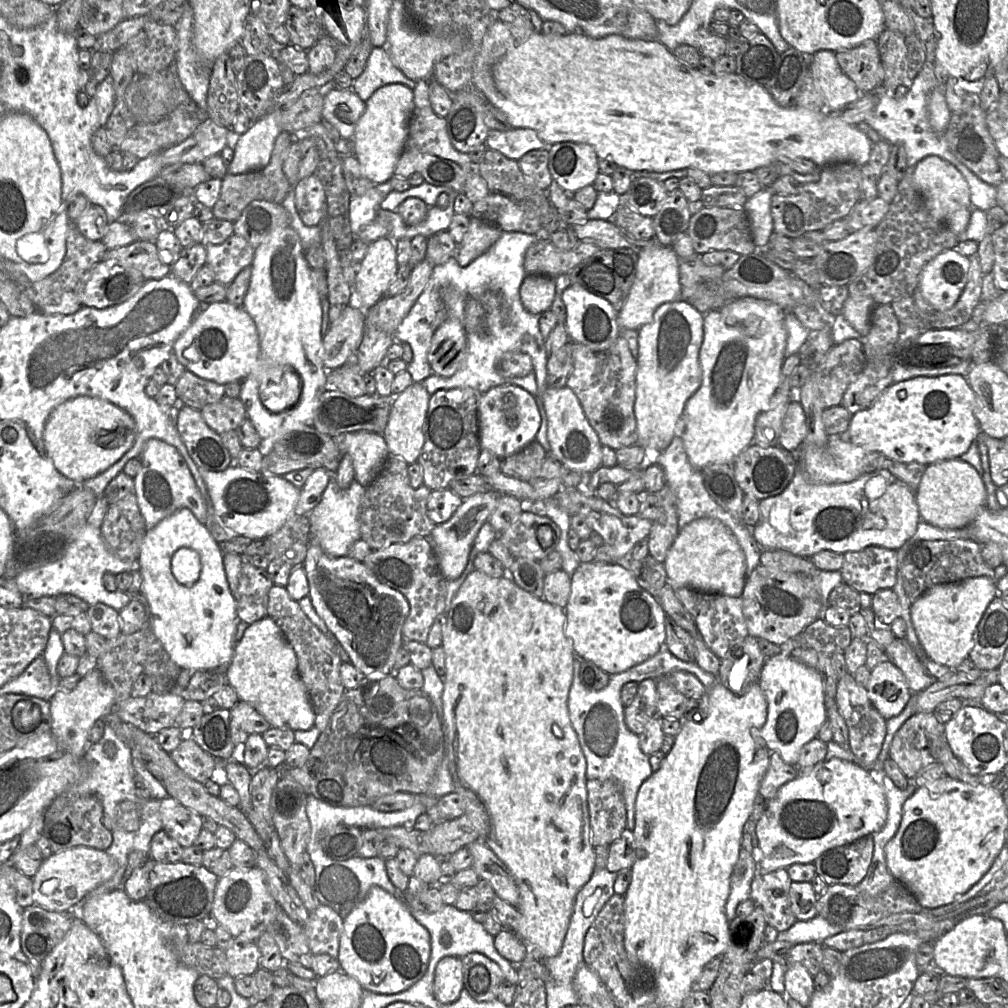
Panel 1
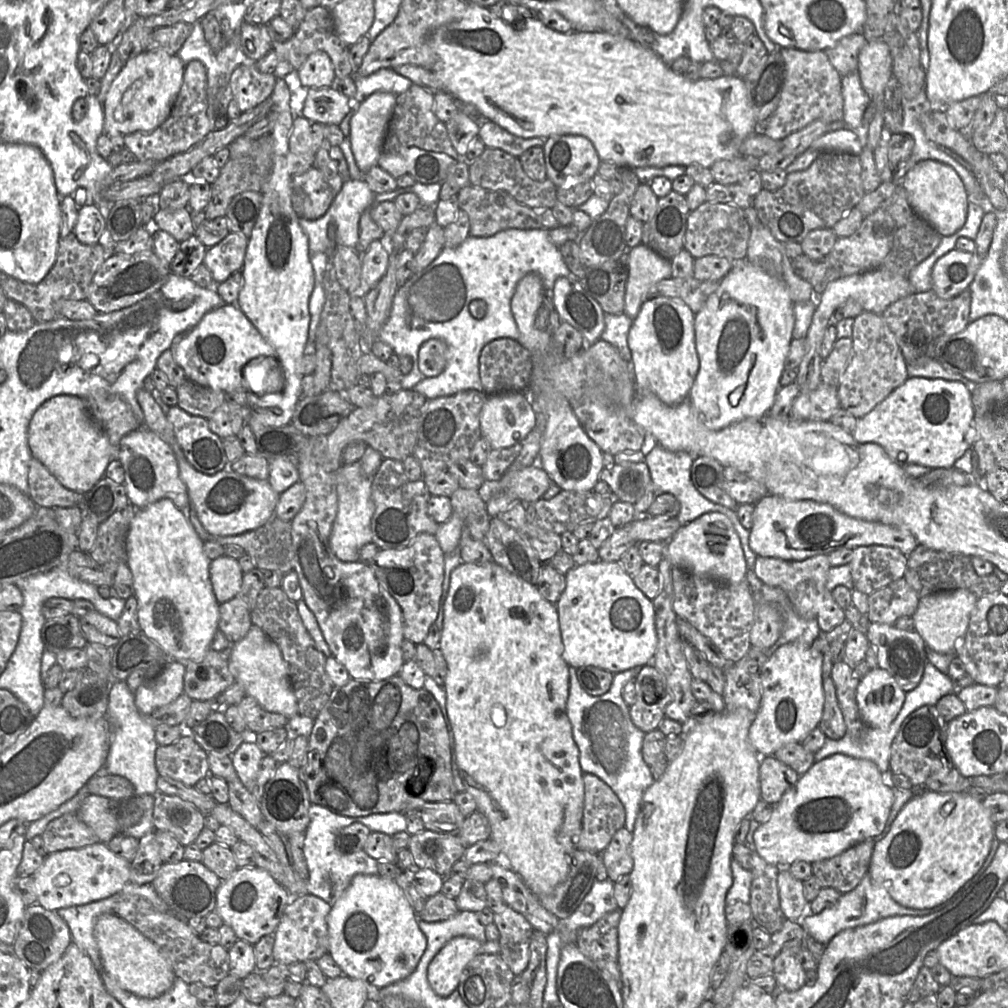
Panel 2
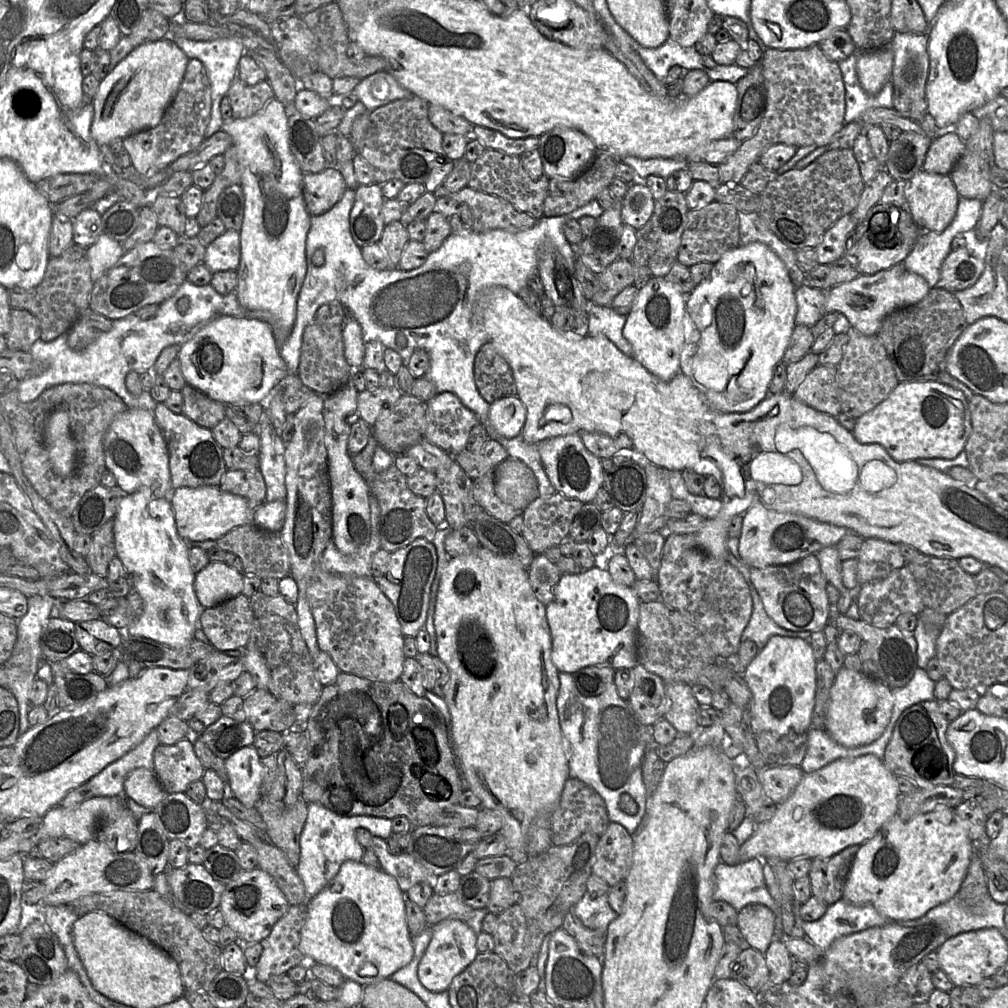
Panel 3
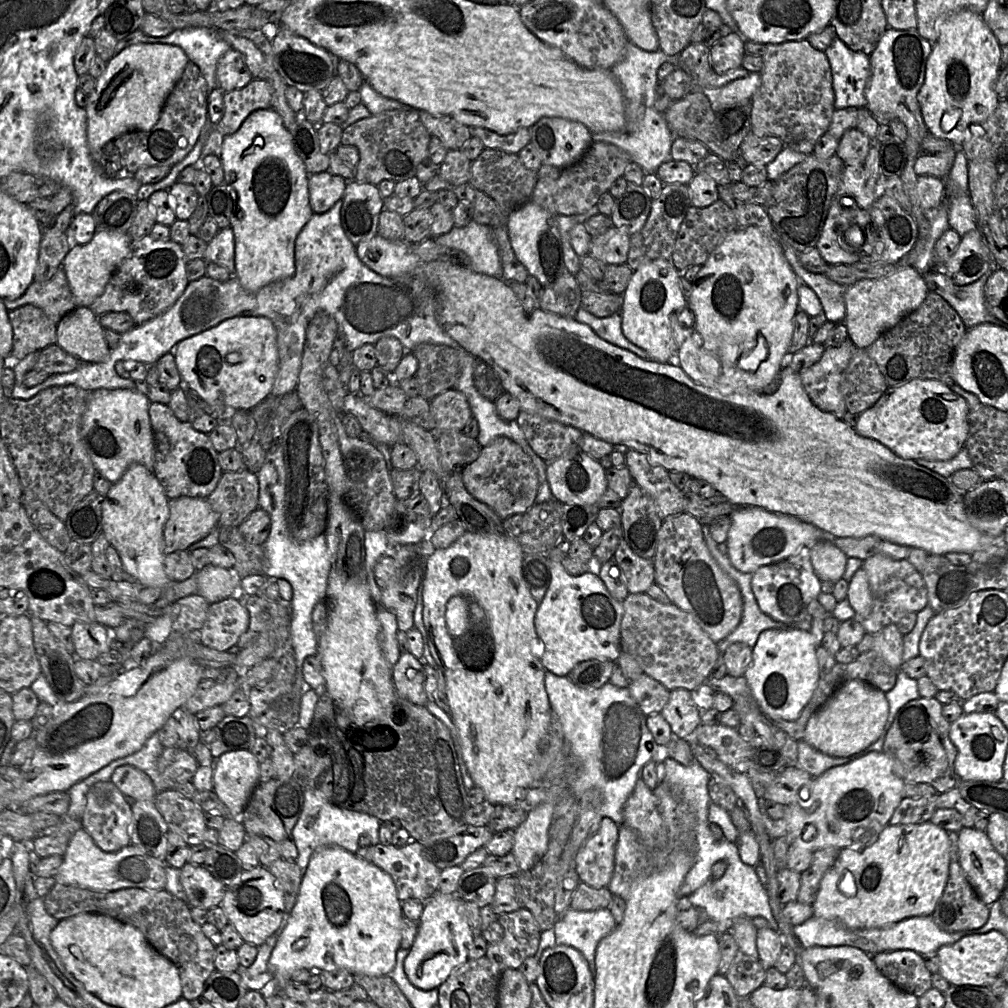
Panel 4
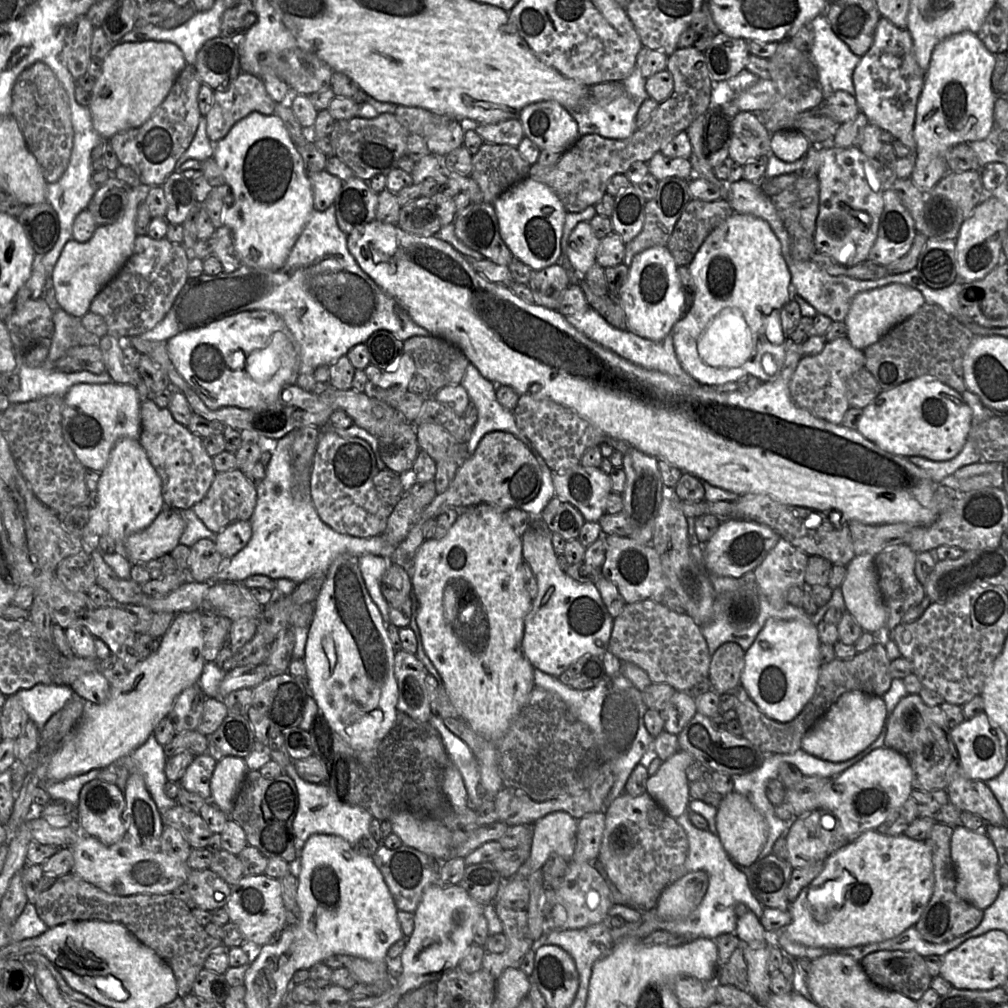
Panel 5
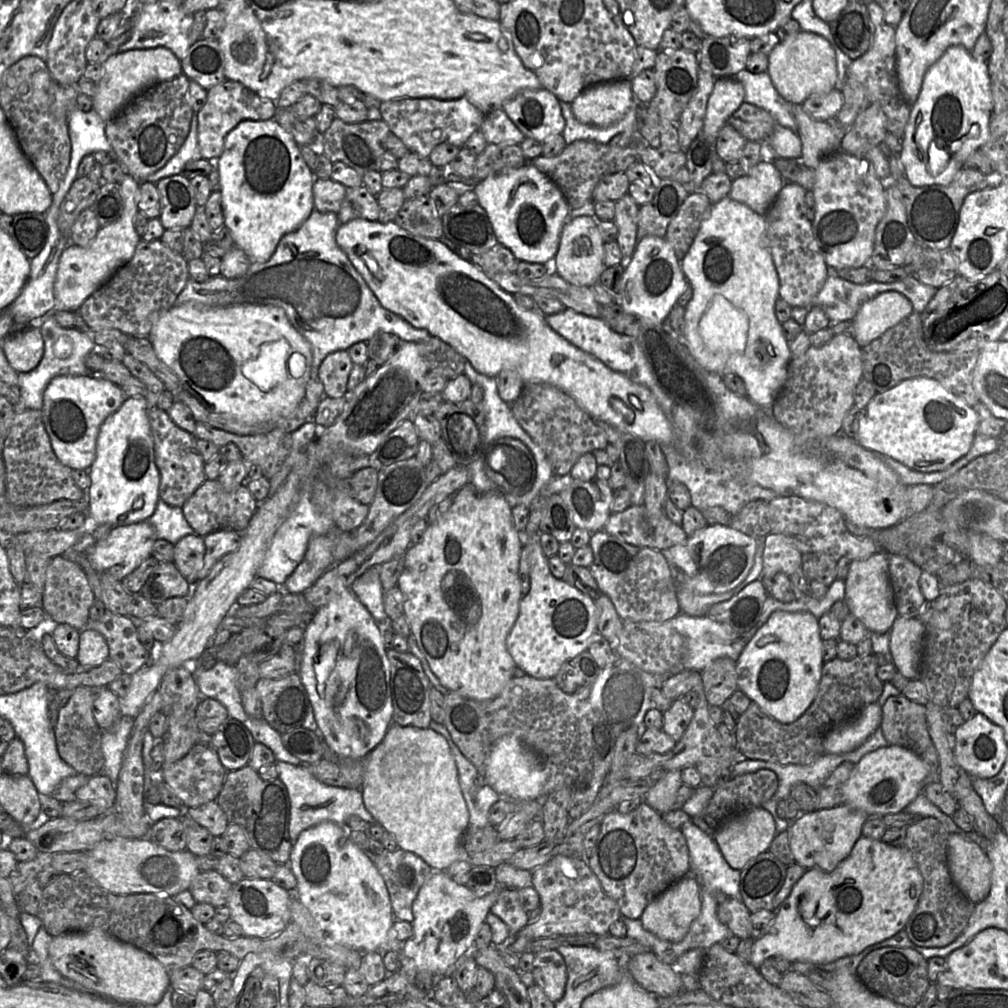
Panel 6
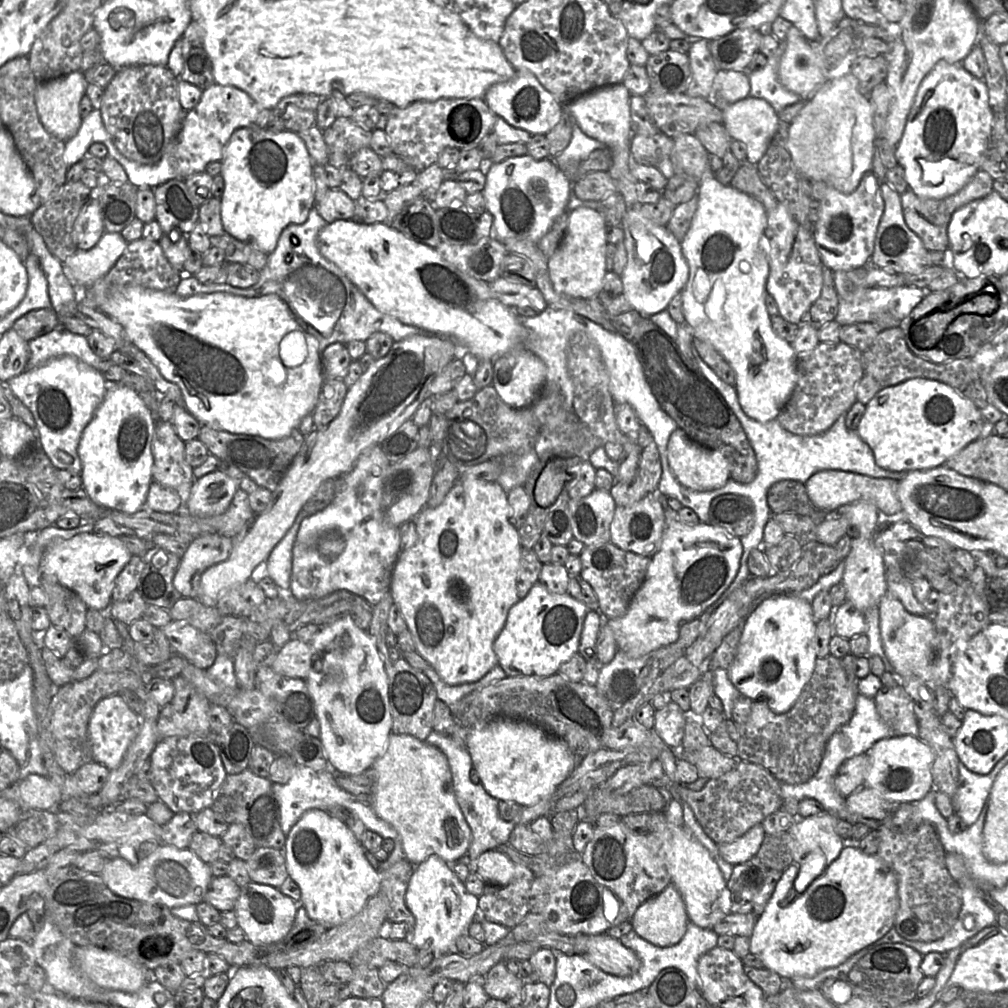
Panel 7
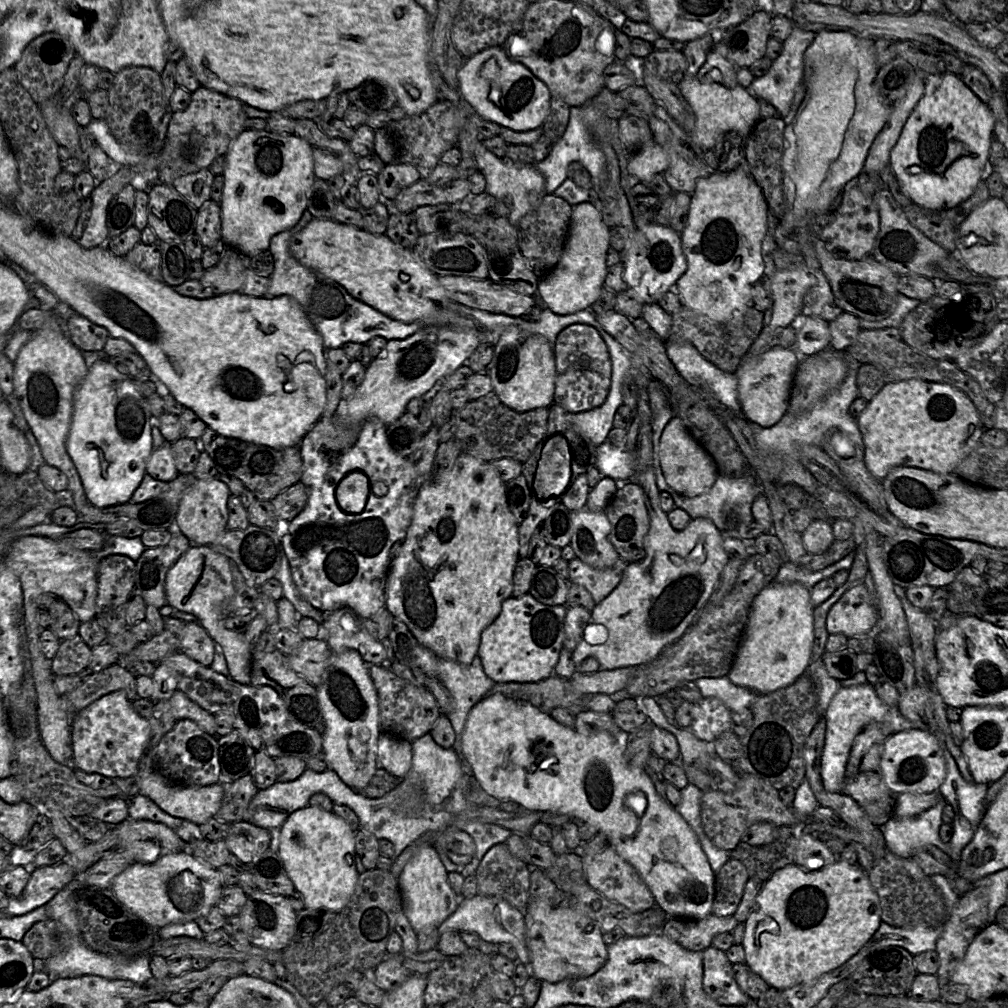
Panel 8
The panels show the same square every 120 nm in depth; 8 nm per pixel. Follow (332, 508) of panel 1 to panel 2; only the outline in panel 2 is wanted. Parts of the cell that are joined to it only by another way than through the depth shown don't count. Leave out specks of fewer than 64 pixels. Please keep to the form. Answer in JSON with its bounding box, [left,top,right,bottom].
[330,461,375,562]

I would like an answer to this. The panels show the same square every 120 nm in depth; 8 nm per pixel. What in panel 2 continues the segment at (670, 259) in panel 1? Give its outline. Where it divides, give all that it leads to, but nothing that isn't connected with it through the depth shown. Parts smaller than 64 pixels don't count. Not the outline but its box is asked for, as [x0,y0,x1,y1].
[623,244,671,320]

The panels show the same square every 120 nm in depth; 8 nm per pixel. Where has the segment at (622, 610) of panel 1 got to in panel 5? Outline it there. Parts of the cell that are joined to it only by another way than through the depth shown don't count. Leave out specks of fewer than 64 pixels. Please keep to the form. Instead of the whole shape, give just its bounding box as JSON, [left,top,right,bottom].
[521,518,614,676]

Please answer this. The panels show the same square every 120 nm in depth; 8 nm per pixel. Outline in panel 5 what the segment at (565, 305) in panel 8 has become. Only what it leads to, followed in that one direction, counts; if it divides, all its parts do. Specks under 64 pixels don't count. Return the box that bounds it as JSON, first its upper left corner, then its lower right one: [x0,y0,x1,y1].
[565,221,599,278]

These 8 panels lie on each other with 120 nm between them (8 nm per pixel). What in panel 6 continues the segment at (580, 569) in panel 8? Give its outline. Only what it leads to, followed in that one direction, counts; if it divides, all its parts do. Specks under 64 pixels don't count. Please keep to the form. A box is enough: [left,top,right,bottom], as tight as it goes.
[588,530,680,622]

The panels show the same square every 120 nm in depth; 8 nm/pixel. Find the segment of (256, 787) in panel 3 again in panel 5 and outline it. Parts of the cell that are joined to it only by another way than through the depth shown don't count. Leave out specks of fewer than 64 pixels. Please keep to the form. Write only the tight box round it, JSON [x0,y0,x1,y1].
[211,756,248,818]

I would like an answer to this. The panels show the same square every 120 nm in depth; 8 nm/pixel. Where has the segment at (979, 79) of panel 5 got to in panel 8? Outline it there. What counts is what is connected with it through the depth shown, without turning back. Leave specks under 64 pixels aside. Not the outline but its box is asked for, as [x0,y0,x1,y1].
[889,75,994,210]

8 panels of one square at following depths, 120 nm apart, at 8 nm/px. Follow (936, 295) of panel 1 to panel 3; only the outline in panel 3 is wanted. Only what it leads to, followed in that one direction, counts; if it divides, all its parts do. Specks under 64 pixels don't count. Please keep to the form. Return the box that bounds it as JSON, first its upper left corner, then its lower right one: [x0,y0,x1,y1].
[938,247,984,292]

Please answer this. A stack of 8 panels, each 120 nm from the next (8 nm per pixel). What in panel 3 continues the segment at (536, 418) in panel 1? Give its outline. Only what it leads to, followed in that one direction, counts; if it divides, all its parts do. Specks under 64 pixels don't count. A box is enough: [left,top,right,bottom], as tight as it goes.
[488,397,526,438]

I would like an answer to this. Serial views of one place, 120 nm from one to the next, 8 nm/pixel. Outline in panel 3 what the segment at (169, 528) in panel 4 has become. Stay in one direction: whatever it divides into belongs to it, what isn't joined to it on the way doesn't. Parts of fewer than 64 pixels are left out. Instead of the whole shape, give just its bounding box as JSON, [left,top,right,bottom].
[171,486,252,542]

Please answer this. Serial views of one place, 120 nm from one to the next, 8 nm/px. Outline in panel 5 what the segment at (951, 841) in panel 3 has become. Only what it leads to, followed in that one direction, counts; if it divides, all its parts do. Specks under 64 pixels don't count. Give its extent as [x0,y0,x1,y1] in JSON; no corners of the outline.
[783,830,933,949]

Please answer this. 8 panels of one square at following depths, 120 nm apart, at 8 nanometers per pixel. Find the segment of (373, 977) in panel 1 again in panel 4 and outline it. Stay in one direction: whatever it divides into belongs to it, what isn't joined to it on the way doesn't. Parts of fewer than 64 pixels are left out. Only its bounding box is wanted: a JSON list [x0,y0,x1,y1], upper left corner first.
[260,846,402,998]

